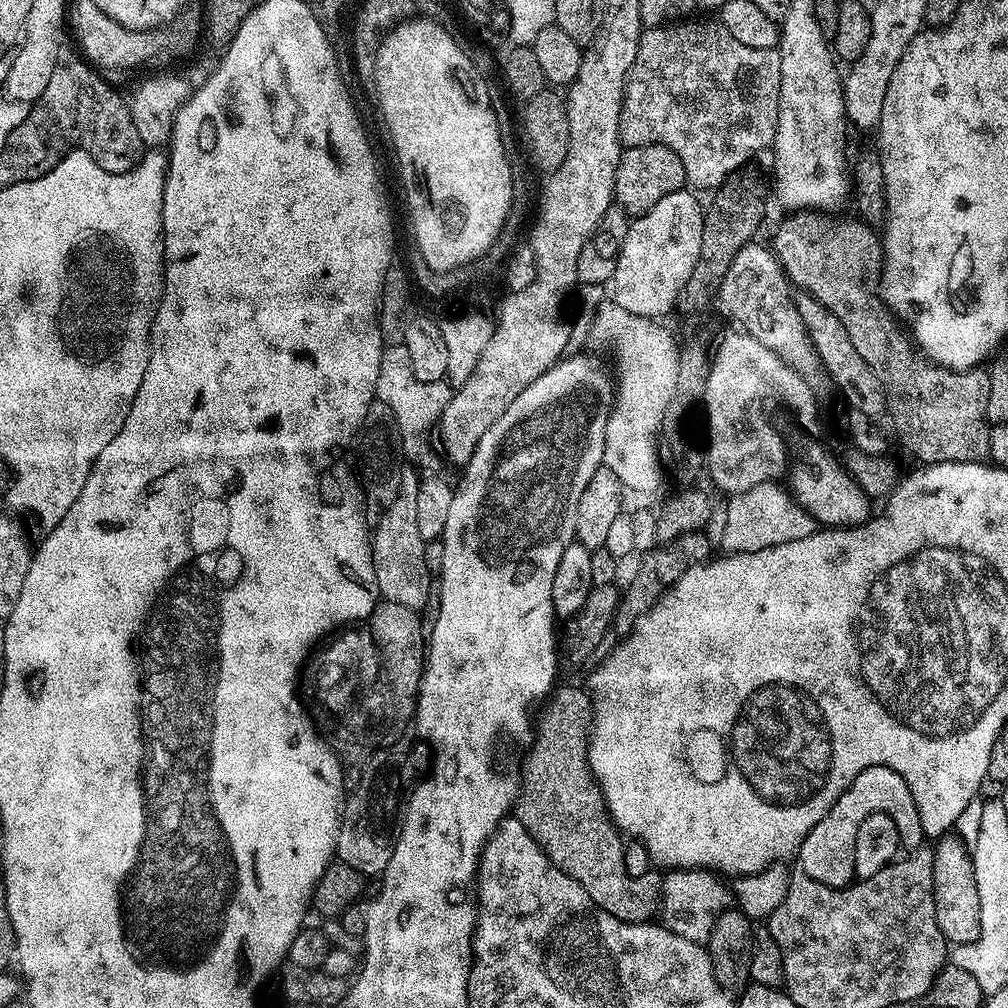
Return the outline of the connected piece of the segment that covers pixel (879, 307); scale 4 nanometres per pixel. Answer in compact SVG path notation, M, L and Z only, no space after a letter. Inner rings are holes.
M796 210L793 211L791 214L785 215L788 217L786 217L785 220L782 221L781 224L777 226L776 233L774 233L772 236L772 242L770 241L770 248L772 252L775 253L778 262L784 268L784 272L786 276L791 281L791 283L795 285L797 289L799 289L799 291L810 293L810 295L813 296L814 299L819 304L821 304L822 306L826 306L826 310L830 310L830 314L834 314L834 318L838 318L838 322L846 330L846 335L850 337L850 342L852 343L852 345L854 345L854 350L858 350L858 355L861 358L866 358L866 366L870 366L870 370L874 370L874 374L878 378L878 382L882 382L882 390L886 394L886 402L888 403L888 410L886 413L887 419L889 421L892 419L892 428L894 431L896 431L897 438L900 439L902 443L904 443L905 450L908 451L909 454L912 455L914 459L920 460L916 462L919 462L921 465L927 466L929 464L978 464L987 461L989 459L988 451L990 450L990 438L988 437L988 429L990 425L988 423L988 415L986 414L986 402L990 398L990 378L988 377L987 371L985 371L985 369L980 366L975 366L973 368L965 368L963 370L957 370L955 368L944 368L943 365L939 363L933 363L932 360L930 360L928 356L926 356L924 352L922 352L920 348L917 347L917 345L914 343L913 337L909 335L907 331L905 331L905 329L902 327L901 321L897 319L892 309L887 308L887 306L884 305L883 298L880 297L879 291L877 291L877 289L874 287L873 282L879 281L880 271L882 271L884 268L884 246L881 237L878 235L877 229L873 227L873 225L865 224L863 219L857 218L855 215L852 215L853 217L836 216L836 215L840 215L840 214L833 214L831 211L828 210Z

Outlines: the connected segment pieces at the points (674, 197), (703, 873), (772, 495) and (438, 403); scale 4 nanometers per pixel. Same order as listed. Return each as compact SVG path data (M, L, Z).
M688 190L666 194L646 214L635 217L629 223L626 242L618 254L618 266L610 281L611 303L622 306L635 316L660 318L671 313L676 299L694 271L694 262L702 250L702 230L705 209Z
M673 868L665 871L660 882L664 927L682 938L690 938L690 942L704 944L714 922L721 912L725 911L730 900L729 889L724 889L720 880L723 879L717 873L706 868Z
M776 482L759 484L745 492L737 492L728 500L726 530L719 547L725 553L757 552L782 542L798 542L817 531L818 520L796 500L791 491L783 492Z
M404 344L387 345L382 356L382 365L379 367L378 386L376 387L376 400L387 406L399 424L401 437L401 451L403 455L414 460L415 464L422 466L425 471L432 472L442 460L437 449L428 438L431 430L437 427L442 410L450 400L453 388L447 381L439 380L434 383L418 384L410 367L410 354Z

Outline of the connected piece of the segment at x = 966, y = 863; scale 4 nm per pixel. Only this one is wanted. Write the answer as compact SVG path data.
M949 834L934 844L934 914L949 945L969 944L980 936L980 903L972 857L966 844Z

